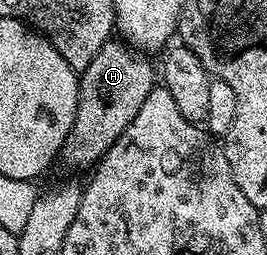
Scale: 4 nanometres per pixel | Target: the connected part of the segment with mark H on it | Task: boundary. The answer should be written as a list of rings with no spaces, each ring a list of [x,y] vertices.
[[[122,40],[107,42],[93,56],[89,68],[79,75],[79,95],[77,96],[76,119],[73,120],[72,130],[64,140],[61,151],[61,162],[72,166],[75,170],[94,167],[113,148],[117,136],[129,128],[133,116],[145,104],[145,96],[157,85],[157,70],[151,67],[146,53],[128,46]]]

